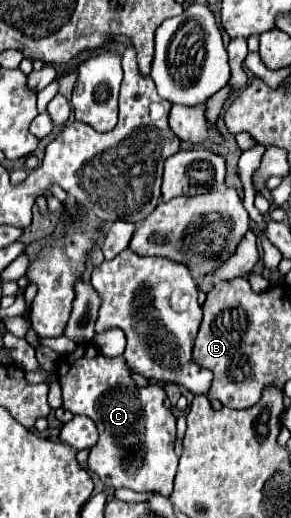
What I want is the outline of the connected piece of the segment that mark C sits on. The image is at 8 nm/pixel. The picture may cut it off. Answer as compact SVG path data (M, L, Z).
M78 343L76 349L60 359L60 385L62 385L62 407L90 417L98 427L98 441L90 447L88 469L94 471L102 483L110 489L132 489L146 491L146 477L172 477L166 469L176 469L178 457L174 455L174 435L176 435L176 417L172 411L164 407L166 391L160 385L148 383L146 387L138 387L132 379L132 369L128 367L124 355L106 357L98 353L92 343Z

